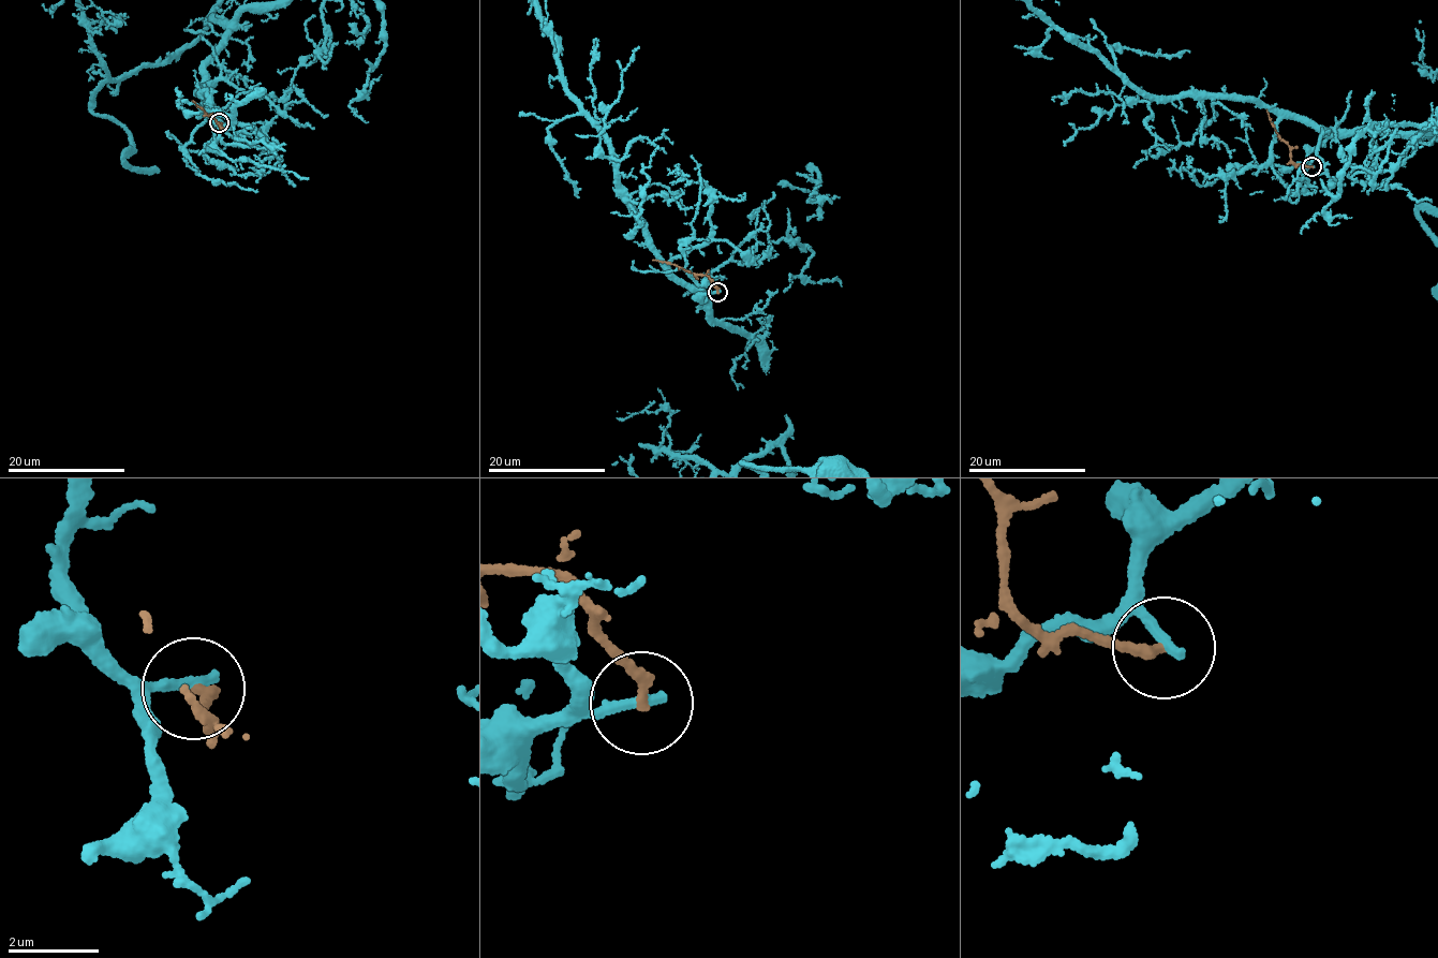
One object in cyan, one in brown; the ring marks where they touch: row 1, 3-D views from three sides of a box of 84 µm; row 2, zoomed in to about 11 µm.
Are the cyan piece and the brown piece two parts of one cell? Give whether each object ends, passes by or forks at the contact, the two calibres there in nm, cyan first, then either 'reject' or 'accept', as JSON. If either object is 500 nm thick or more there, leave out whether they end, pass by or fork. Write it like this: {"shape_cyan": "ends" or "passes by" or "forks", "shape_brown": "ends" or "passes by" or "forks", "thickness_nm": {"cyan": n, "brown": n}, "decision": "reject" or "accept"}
{"shape_cyan": "ends", "shape_brown": "ends", "thickness_nm": {"cyan": 280, "brown": 240}, "decision": "reject"}

